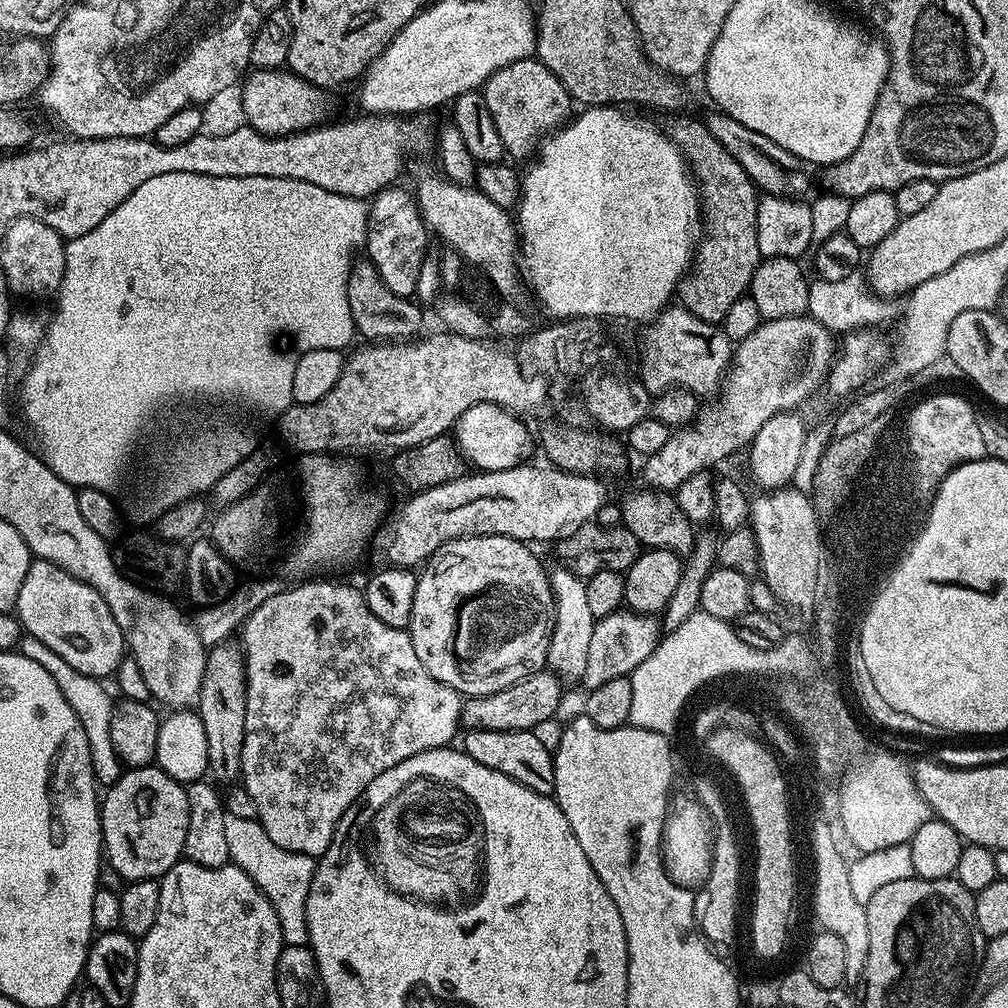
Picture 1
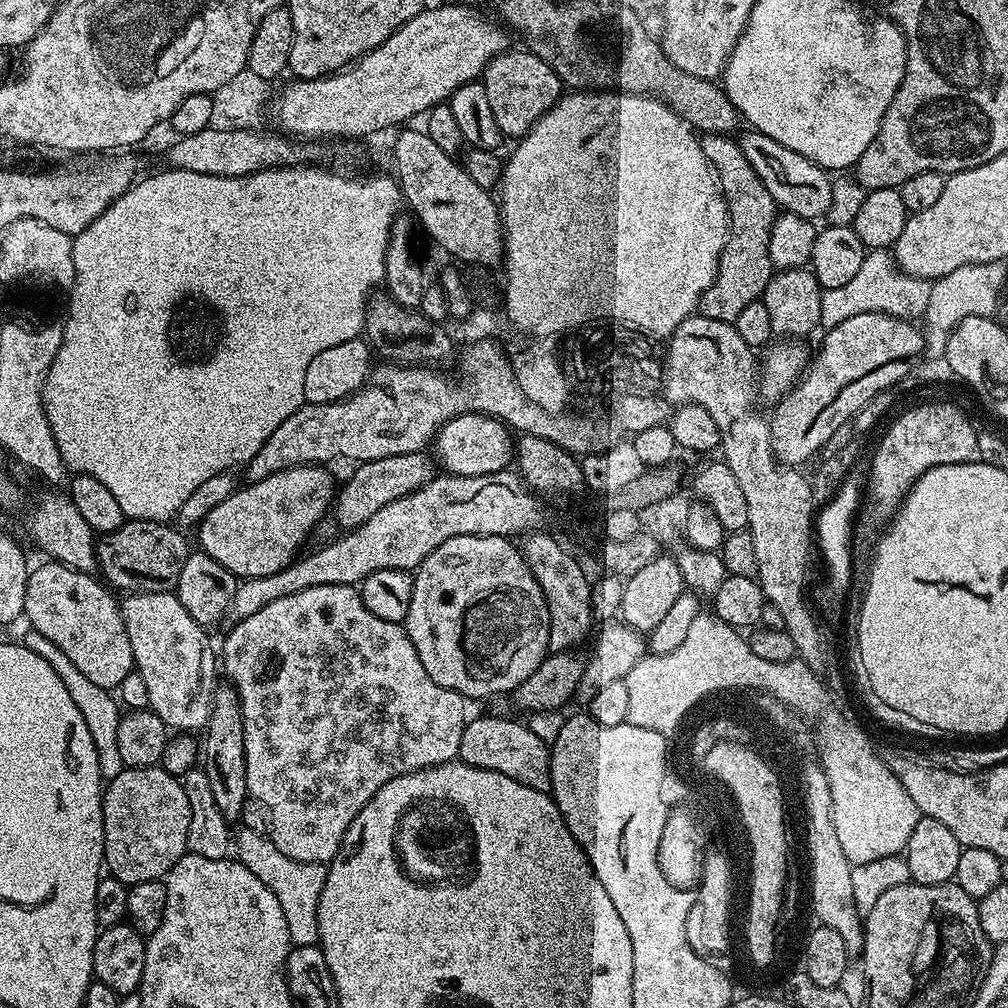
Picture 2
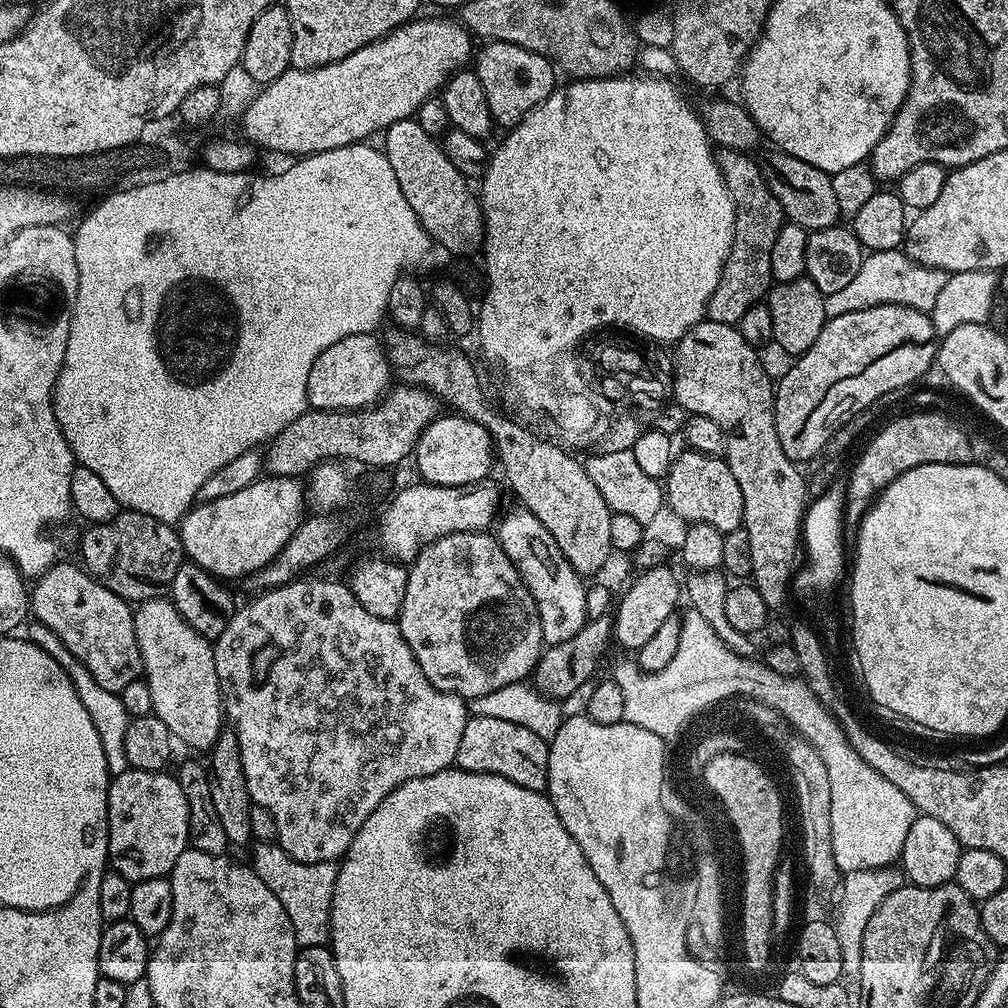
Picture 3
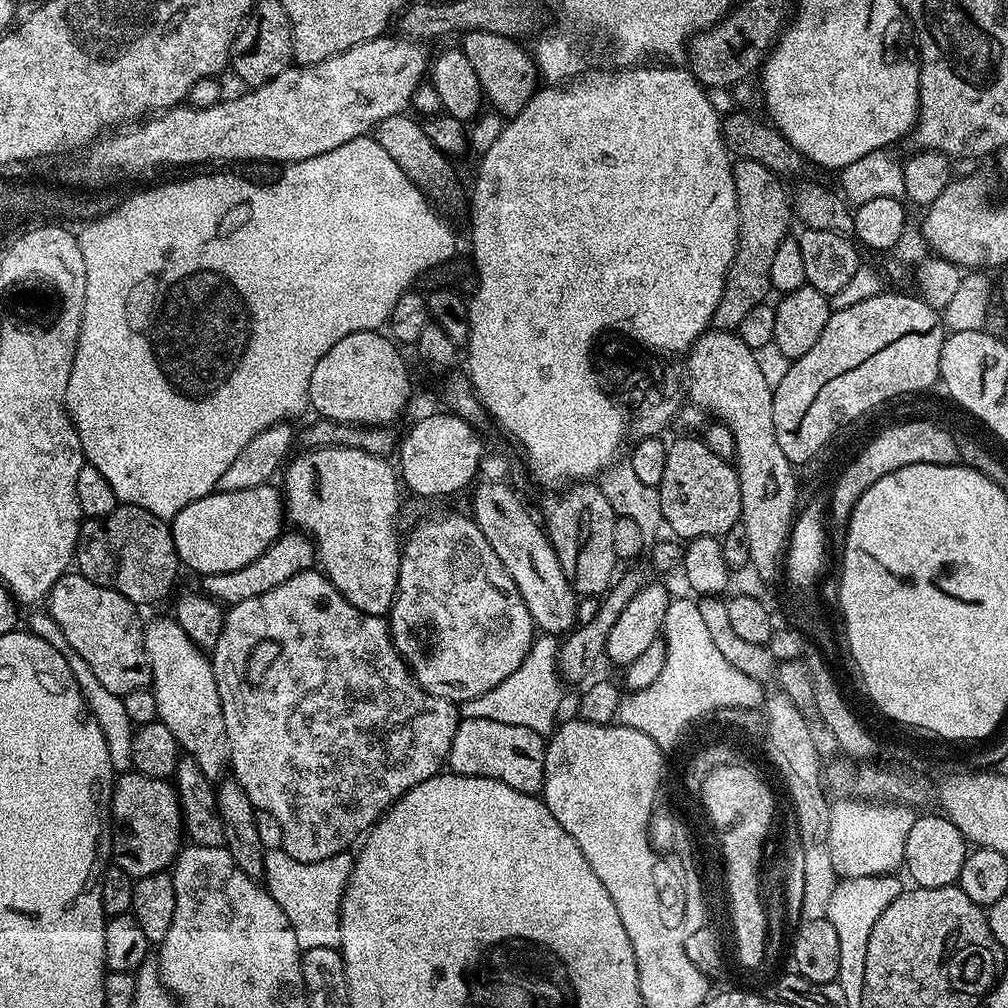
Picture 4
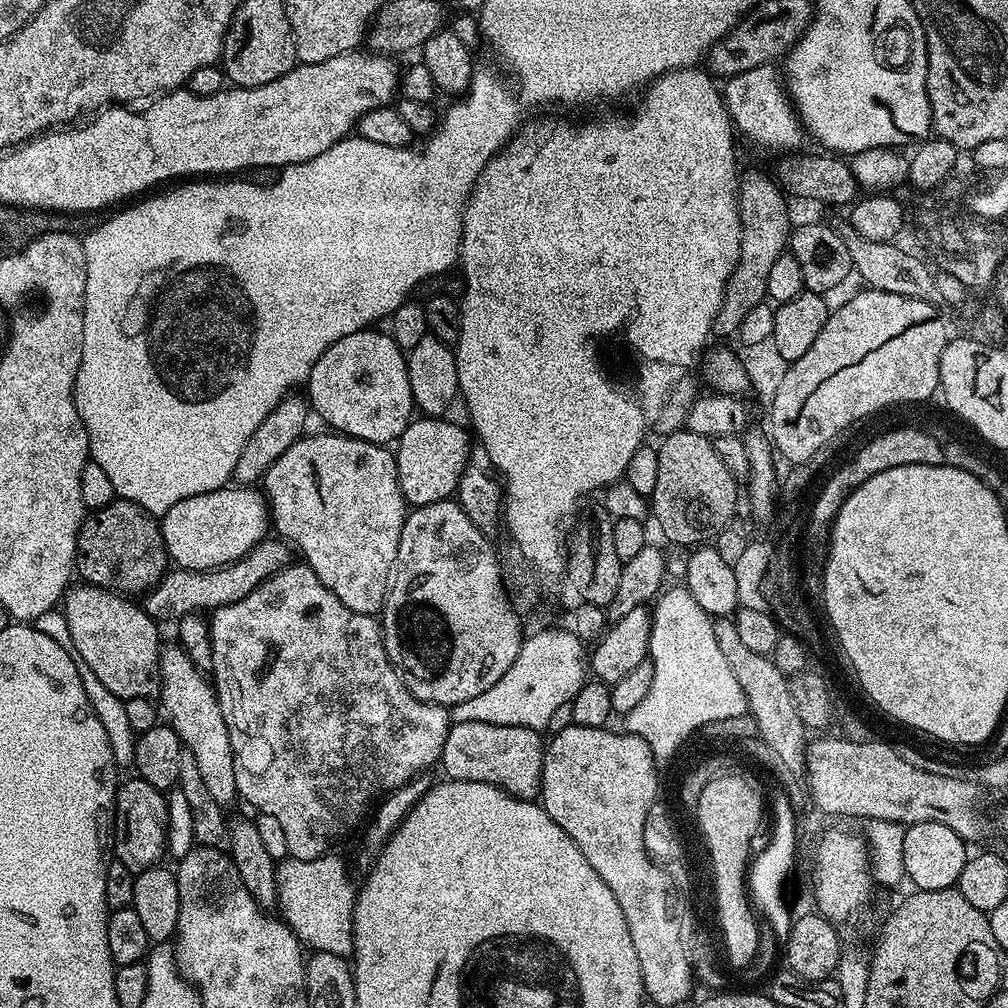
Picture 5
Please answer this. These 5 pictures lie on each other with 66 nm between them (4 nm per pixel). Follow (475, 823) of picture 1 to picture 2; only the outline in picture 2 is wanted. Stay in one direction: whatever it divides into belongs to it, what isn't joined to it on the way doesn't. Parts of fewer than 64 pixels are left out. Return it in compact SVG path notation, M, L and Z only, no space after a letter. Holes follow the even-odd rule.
M420 796L420 800L412 800L412 804L404 804L400 808L400 817L392 824L392 860L396 860L396 868L400 876L408 880L416 888L464 888L480 876L480 840L476 840L476 828L472 824L472 816L464 809L464 804L457 800L448 800L448 796Z

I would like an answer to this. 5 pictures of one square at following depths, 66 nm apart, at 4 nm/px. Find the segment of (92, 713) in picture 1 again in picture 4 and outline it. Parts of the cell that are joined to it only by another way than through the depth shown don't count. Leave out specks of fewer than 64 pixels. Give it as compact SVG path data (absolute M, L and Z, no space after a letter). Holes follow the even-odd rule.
M36 611L40 612L34 613L29 618L28 624L26 624L27 631L33 632L35 636L42 638L46 642L50 642L50 646L54 646L66 658L70 670L74 670L74 678L82 690L84 701L88 703L88 709L94 714L98 726L102 726L102 734L106 738L106 750L110 750L113 773L123 774L133 771L132 734L134 726L126 714L123 696L110 694L110 690L106 690L106 686L102 686L102 682L98 682L94 670L90 670L90 666L86 666L86 662L82 662L82 658L72 649L70 642L66 642L66 634L62 634L62 626L58 626L58 622L54 622L54 618L48 615L47 611Z

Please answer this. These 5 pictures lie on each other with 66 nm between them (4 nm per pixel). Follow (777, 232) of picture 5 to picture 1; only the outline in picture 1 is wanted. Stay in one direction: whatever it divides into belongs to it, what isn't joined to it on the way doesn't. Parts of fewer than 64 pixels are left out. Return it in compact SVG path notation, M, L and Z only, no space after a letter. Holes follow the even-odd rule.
M672 118L668 125L666 125L666 131L668 137L671 138L676 144L677 148L679 148L680 153L684 155L684 159L688 161L688 167L694 177L695 183L698 185L698 195L700 198L700 202L702 205L702 239L698 244L698 251L694 256L694 271L679 285L678 288L678 300L683 307L687 308L689 312L693 312L695 316L698 318L702 318L706 322L710 322L714 325L719 325L726 318L726 310L730 310L730 306L734 306L734 302L738 302L738 298L740 296L745 295L752 287L752 279L754 278L754 274L756 273L756 268L760 265L761 262L761 254L758 250L758 230L756 229L756 205L758 203L758 189L756 185L753 184L751 178L748 176L746 170L742 168L726 152L725 147L719 144L710 134L710 130L708 130L703 123L698 119L696 120L676 120L680 118Z

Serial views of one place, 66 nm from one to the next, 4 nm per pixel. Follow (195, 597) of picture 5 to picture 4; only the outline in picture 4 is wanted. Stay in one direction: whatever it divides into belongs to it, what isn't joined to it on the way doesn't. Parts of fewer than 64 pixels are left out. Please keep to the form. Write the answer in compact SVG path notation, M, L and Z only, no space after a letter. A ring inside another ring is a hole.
M299 530L281 531L279 538L273 542L254 562L242 566L242 570L226 570L226 574L214 574L203 577L202 591L211 600L231 606L238 602L246 602L246 598L258 598L258 594L266 594L266 590L274 590L274 586L282 586L282 582L290 582L294 574L309 571L317 563L316 546L307 532Z

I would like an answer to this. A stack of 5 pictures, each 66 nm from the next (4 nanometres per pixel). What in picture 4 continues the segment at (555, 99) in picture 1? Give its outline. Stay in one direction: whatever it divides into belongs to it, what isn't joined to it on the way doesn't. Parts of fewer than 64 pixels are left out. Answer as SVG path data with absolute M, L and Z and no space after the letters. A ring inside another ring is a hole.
M466 32L463 33L462 40L466 58L470 58L474 74L478 74L478 82L484 91L485 101L493 104L497 108L493 109L501 117L511 118L519 114L526 106L526 102L530 102L542 80L533 55L516 44L518 42L513 37L502 34Z

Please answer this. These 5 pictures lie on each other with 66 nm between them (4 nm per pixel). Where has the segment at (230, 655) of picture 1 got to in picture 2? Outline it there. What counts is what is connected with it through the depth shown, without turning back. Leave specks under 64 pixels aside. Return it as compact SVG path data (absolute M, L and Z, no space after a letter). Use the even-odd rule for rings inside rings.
M217 687L212 696L212 709L208 725L202 730L202 767L206 778L210 778L210 791L214 794L214 806L222 810L222 818L229 822L239 821L248 801L246 786L246 738L244 719L240 709L240 696L235 687Z

